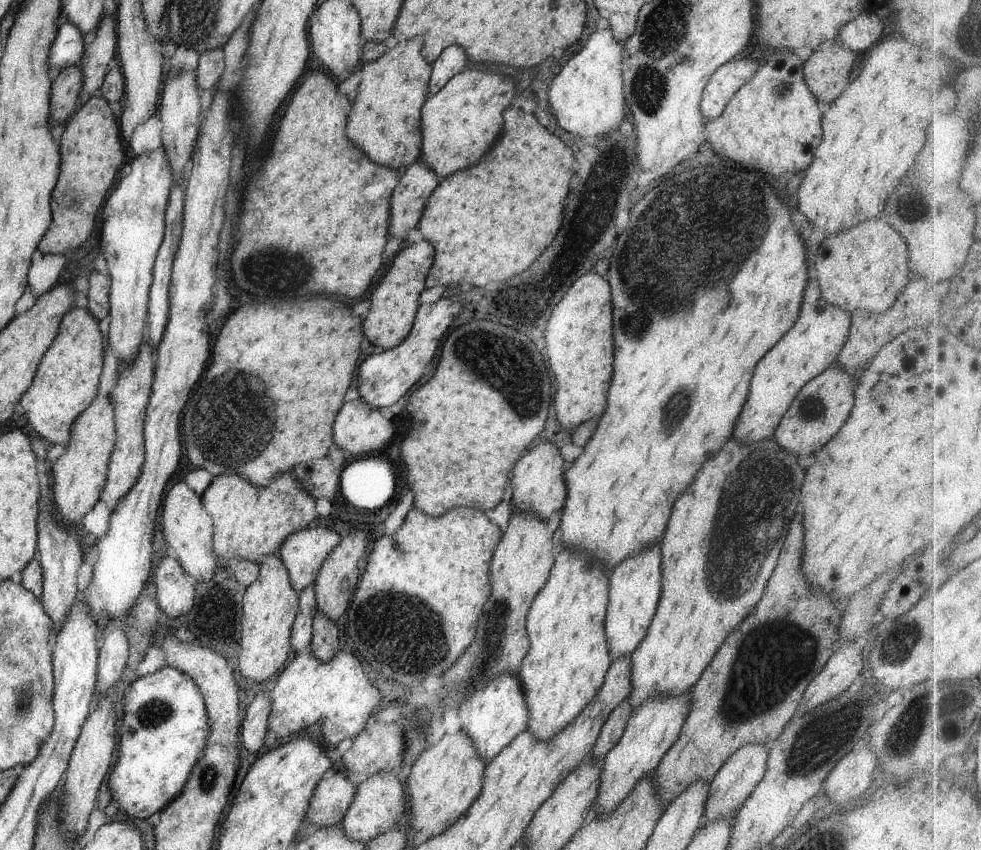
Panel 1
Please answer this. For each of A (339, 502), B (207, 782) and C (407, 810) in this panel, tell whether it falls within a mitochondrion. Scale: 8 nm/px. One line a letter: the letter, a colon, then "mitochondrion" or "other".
A: other
B: mitochondrion
C: other

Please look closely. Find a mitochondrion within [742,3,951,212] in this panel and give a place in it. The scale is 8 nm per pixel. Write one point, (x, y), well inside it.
(779, 92)

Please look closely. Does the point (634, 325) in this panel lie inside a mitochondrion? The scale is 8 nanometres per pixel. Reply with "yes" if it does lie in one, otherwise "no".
yes

